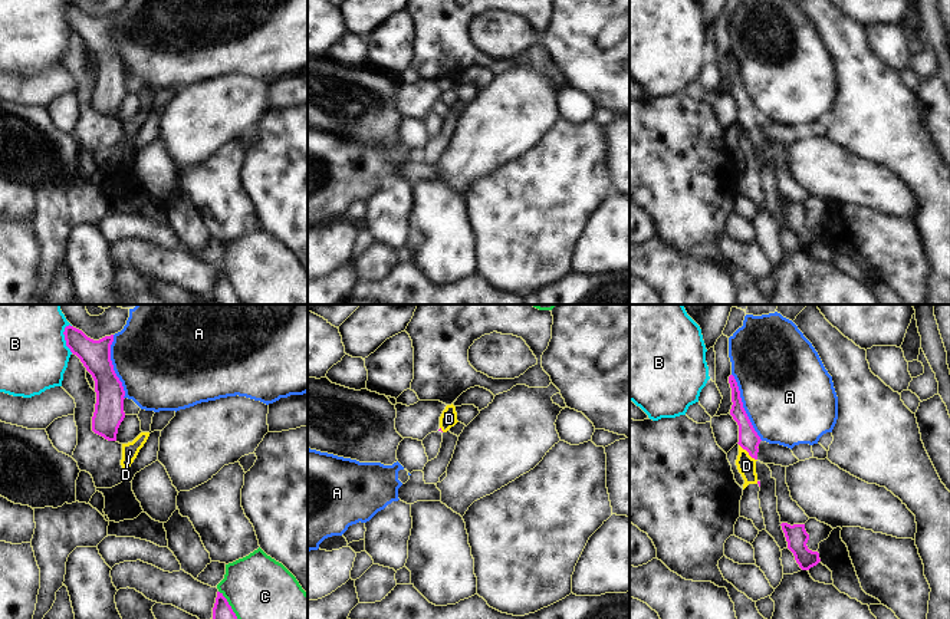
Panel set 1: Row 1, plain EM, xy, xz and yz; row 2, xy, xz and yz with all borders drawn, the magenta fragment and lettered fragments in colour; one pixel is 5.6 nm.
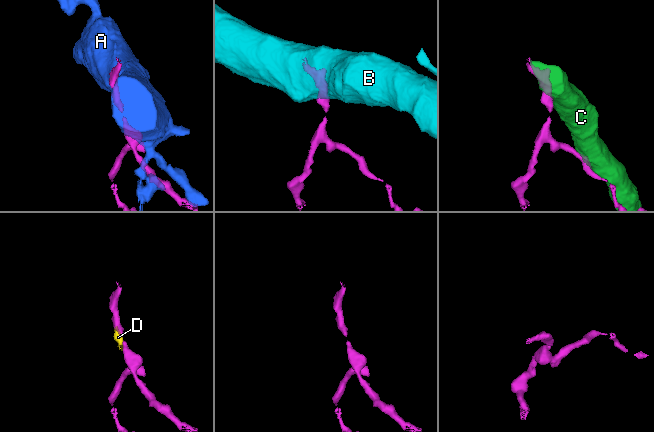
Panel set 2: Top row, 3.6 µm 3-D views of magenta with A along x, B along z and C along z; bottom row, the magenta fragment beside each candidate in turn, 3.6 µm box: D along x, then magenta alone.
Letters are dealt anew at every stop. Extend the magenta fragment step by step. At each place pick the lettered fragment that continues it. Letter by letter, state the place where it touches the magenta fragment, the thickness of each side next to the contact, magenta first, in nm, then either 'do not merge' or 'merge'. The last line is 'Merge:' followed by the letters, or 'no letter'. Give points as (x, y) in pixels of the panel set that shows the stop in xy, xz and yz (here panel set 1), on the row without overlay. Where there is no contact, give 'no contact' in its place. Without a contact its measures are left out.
A: yz (742, 85) | 120/480 nm | do not merge
B: xy (65, 16) | 170/380 nm | do not merge
C: xy (230, 286) | 130/400 nm | do not merge
D: yz (748, 129) | 120/110 nm | do not merge
Merge: no letter

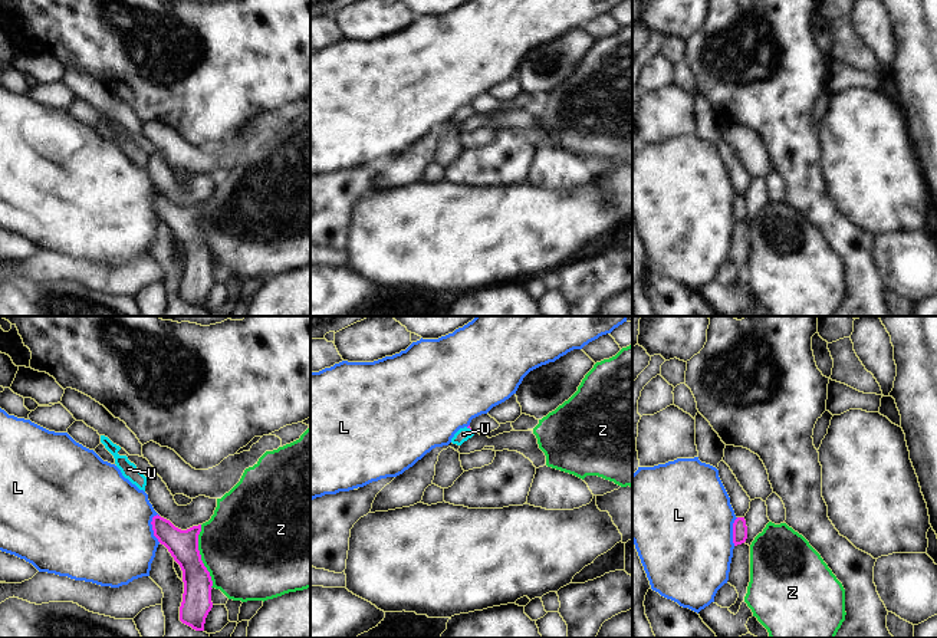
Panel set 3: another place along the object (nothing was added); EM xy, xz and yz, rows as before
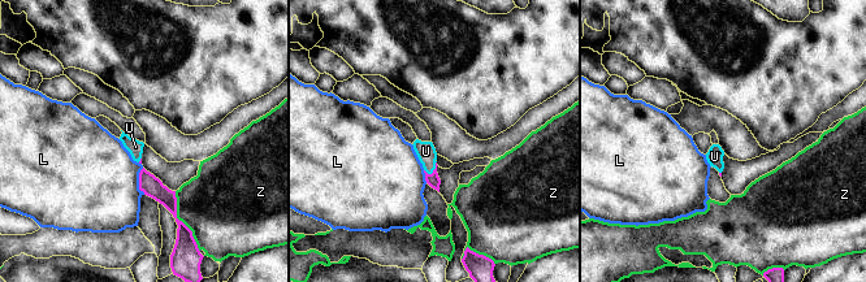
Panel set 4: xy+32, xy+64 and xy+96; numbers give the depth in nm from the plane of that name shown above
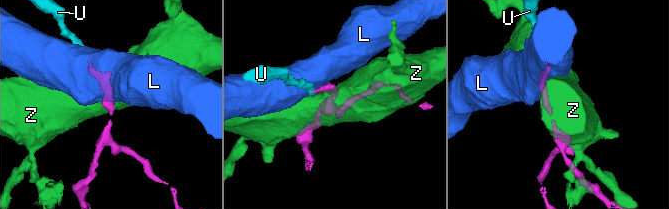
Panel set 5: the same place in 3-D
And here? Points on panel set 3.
L: xy (153, 206) | 170/500 nm | do not merge
U: xz (469, 105) | 20/80 nm | merge
Z: xy (200, 234) | 170/480 nm | do not merge
Merge: U

